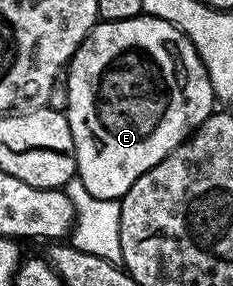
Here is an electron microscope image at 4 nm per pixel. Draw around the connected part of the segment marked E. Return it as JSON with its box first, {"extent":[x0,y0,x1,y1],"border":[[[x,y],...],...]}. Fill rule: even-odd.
{"extent":[64,17,216,200],"border":[[[139,17],[128,21],[112,21],[111,23],[105,21],[95,23],[85,41],[79,45],[76,53],[71,57],[65,79],[66,109],[64,114],[68,125],[72,129],[72,141],[74,142],[76,161],[78,162],[77,176],[84,183],[84,189],[92,197],[121,200],[122,196],[128,193],[128,189],[132,189],[132,185],[141,175],[148,173],[148,169],[152,169],[160,161],[164,161],[164,157],[168,157],[168,153],[172,153],[172,149],[180,146],[186,136],[193,135],[194,130],[210,116],[215,110],[214,106],[216,106],[212,81],[208,77],[201,57],[198,56],[198,50],[190,44],[190,38],[179,27],[174,27],[168,21],[153,17]]]}

